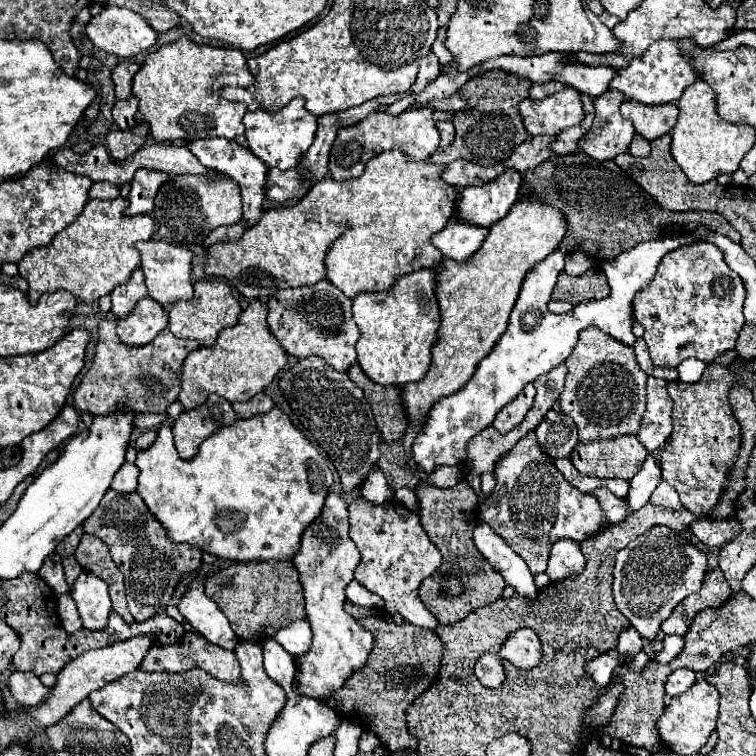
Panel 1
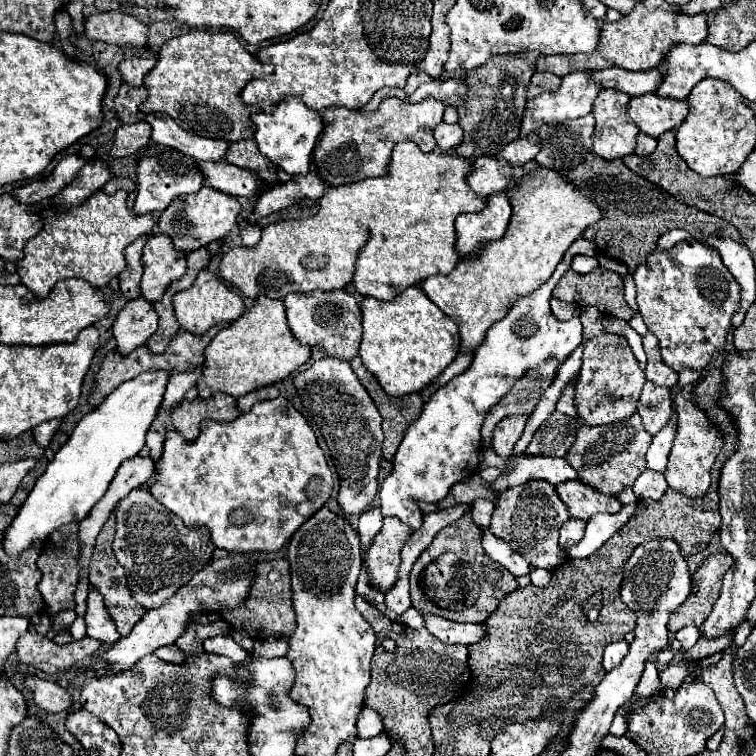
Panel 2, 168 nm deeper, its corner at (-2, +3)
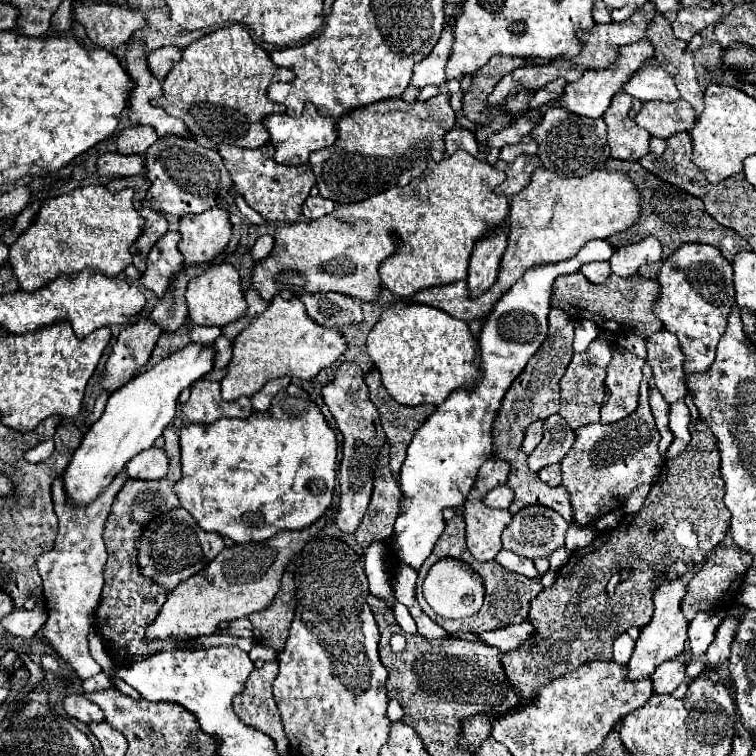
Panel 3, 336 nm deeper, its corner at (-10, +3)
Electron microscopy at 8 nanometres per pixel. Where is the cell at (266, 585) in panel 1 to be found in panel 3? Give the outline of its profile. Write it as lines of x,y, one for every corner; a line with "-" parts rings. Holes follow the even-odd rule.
285,572
273,604
249,616
253,624
255,642
263,646
271,646
277,652
281,652
289,636
293,614
295,614
295,584
293,584
291,572

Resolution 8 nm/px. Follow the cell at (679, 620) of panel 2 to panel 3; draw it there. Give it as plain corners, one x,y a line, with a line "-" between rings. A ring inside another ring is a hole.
737,546
717,548
707,558
707,562
701,566
701,570
693,576
693,580
687,584
687,596
681,602
683,616
691,622
697,612
731,608
739,598
739,590
743,586
743,578
745,578
745,572
749,566
751,566
751,554
739,550

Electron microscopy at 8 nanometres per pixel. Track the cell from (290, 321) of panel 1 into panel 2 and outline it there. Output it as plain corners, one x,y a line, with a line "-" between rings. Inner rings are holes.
313,290
307,294
287,294
285,298
287,322
293,336
301,344
319,346
327,350
327,356
351,360
357,356
361,344
361,310
355,298
347,290

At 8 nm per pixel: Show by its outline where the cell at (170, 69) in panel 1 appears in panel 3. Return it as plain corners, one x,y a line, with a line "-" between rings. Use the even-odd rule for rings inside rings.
239,24
219,28
211,34
201,36
183,50
181,62
177,62
167,78
163,80
163,94
155,100
155,106
161,106
169,116
175,116
185,122
185,126
195,134
203,136
215,144
235,144
245,148
259,148
269,140
267,130
263,128
263,118
273,112
285,112
285,106
267,100
267,86
271,82
289,82
295,78
291,70
279,68
271,62
267,52
253,42
249,30

